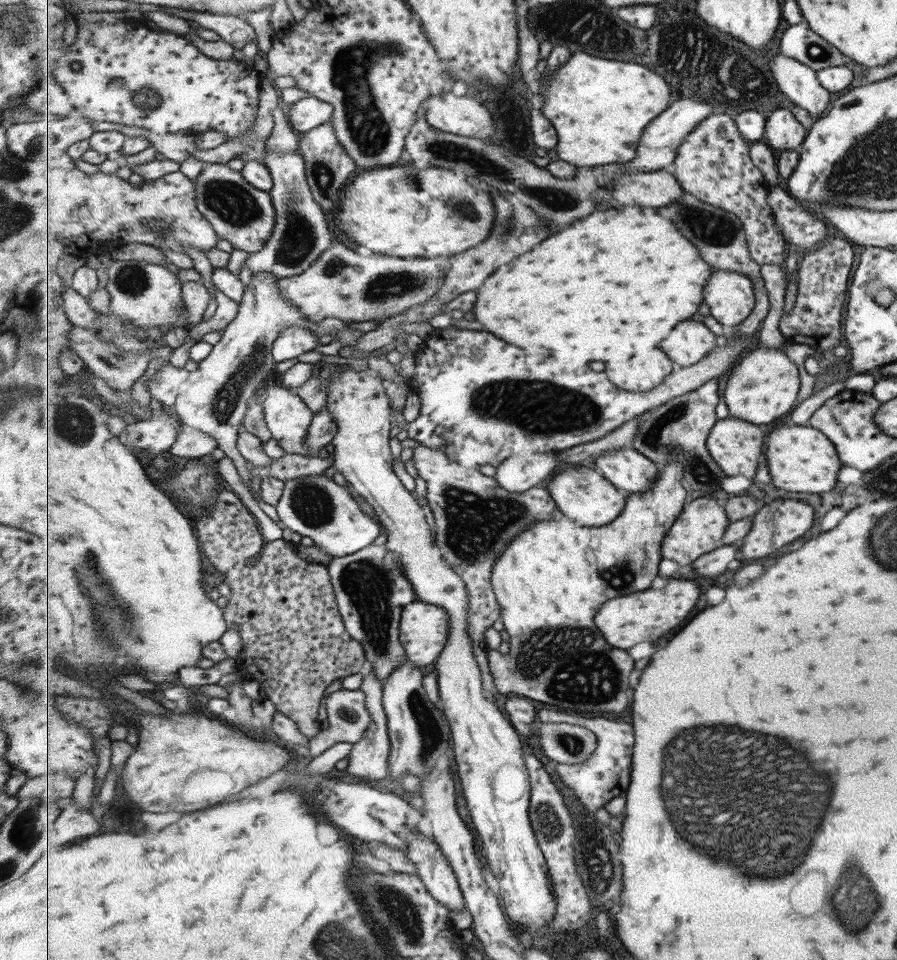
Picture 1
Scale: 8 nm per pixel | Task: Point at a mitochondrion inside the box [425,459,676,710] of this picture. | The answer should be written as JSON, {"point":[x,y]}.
{"point":[478,527]}

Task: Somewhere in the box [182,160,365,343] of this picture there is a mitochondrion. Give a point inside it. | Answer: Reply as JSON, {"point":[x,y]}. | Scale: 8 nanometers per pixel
{"point":[233,204]}

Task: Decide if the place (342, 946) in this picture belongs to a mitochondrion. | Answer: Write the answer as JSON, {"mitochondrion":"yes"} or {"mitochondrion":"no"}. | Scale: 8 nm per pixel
{"mitochondrion":"yes"}

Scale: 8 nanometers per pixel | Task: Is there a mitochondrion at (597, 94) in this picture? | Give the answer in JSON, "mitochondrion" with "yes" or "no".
{"mitochondrion":"no"}

